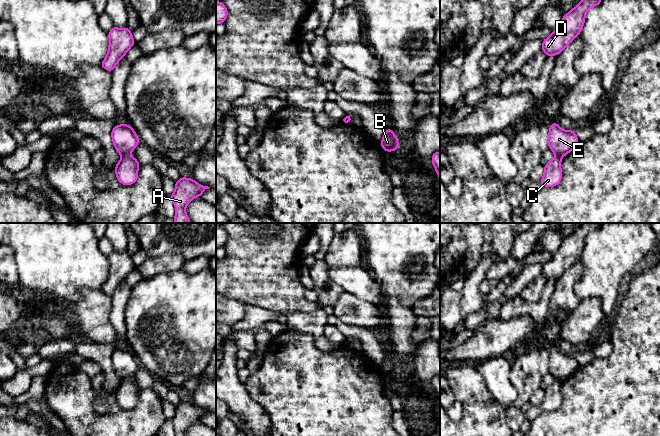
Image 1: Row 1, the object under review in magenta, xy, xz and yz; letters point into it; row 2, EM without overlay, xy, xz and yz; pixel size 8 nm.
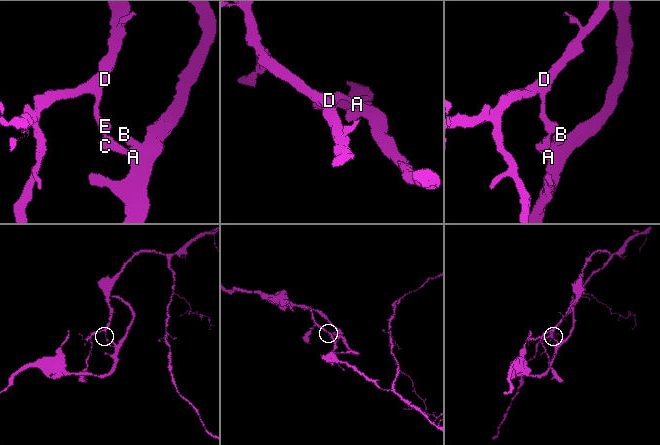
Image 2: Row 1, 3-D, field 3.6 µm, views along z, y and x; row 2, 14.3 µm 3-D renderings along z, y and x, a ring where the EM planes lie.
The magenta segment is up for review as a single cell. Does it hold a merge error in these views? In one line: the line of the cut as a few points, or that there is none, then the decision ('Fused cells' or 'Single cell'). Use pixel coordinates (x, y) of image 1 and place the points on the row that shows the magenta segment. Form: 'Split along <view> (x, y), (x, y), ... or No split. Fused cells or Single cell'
Split along xy (127, 154), (122, 156). Fused cells

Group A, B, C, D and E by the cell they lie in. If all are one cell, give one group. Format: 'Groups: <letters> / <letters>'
Groups: A B C / D E

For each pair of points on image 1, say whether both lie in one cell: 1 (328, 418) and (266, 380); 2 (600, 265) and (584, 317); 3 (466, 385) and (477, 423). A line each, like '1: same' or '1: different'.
1: same
2: different
3: same

